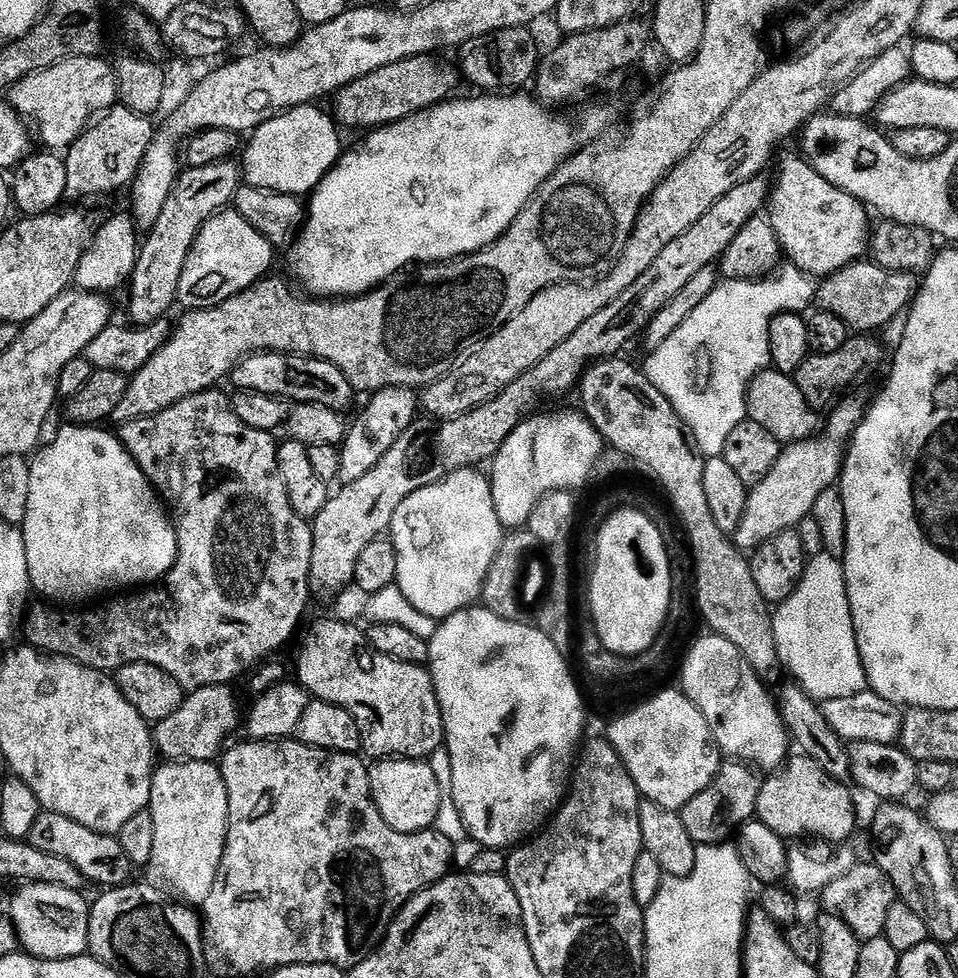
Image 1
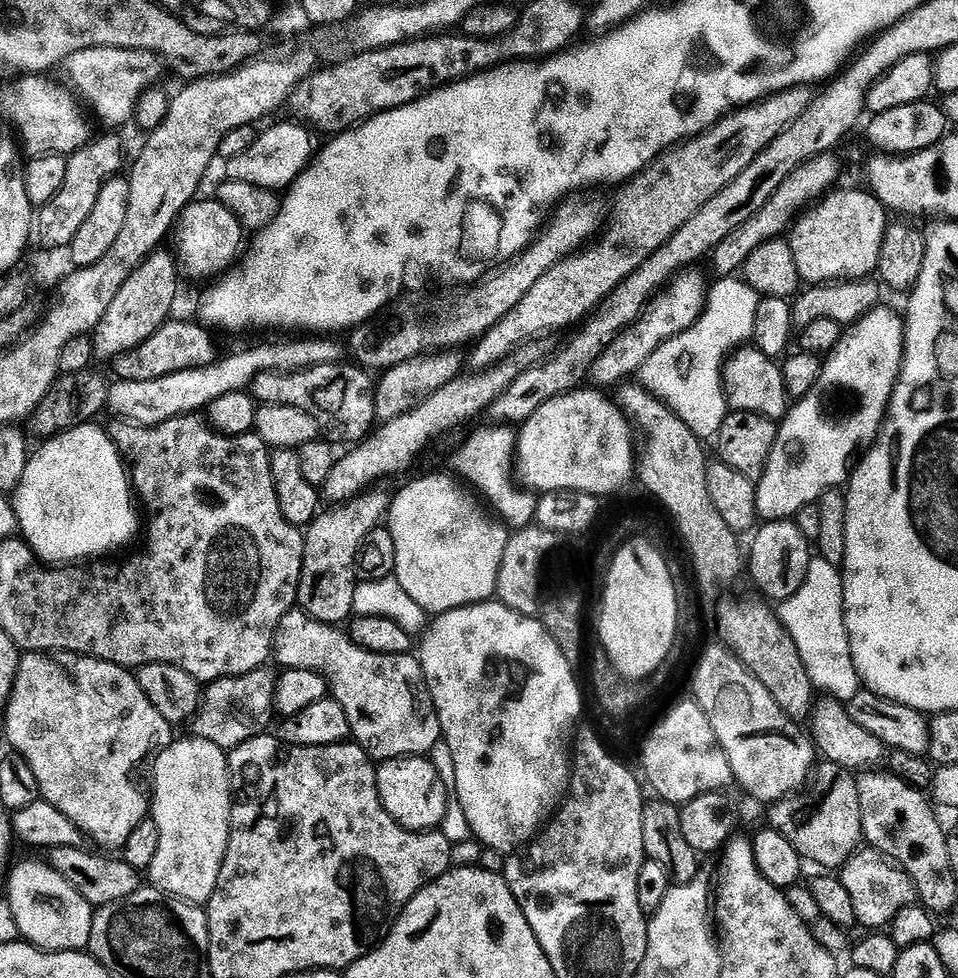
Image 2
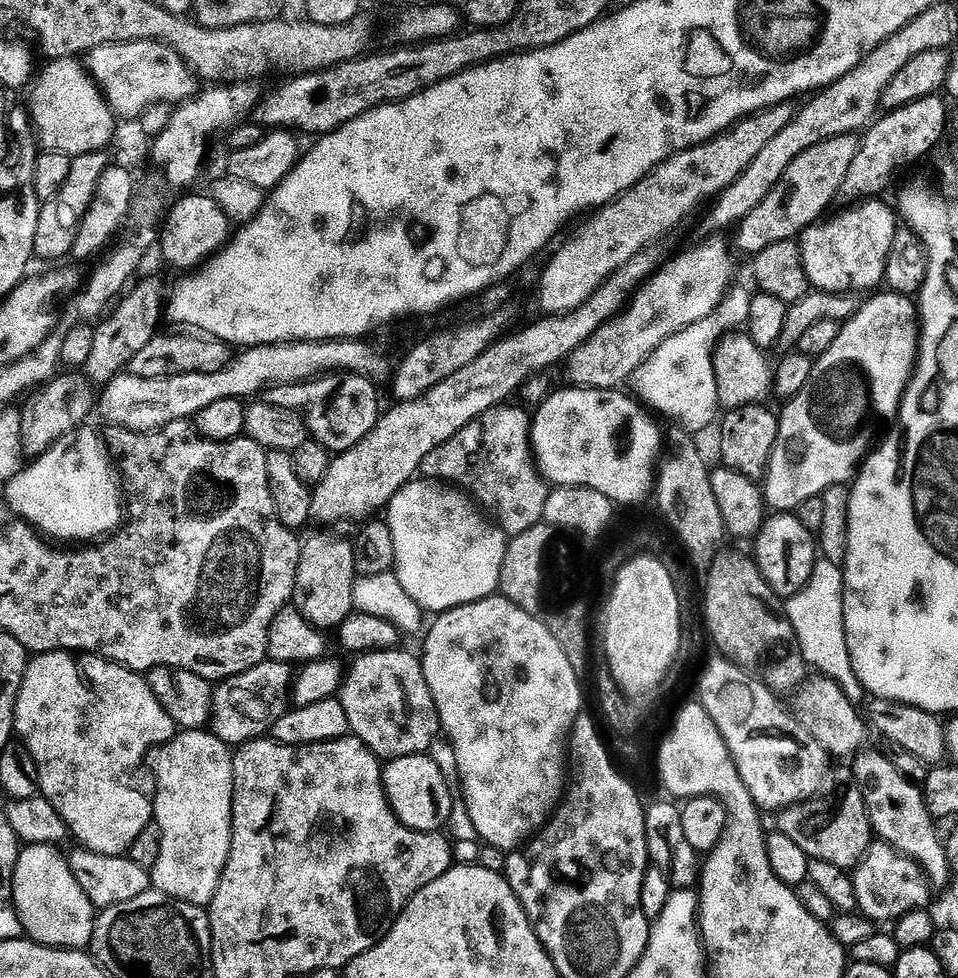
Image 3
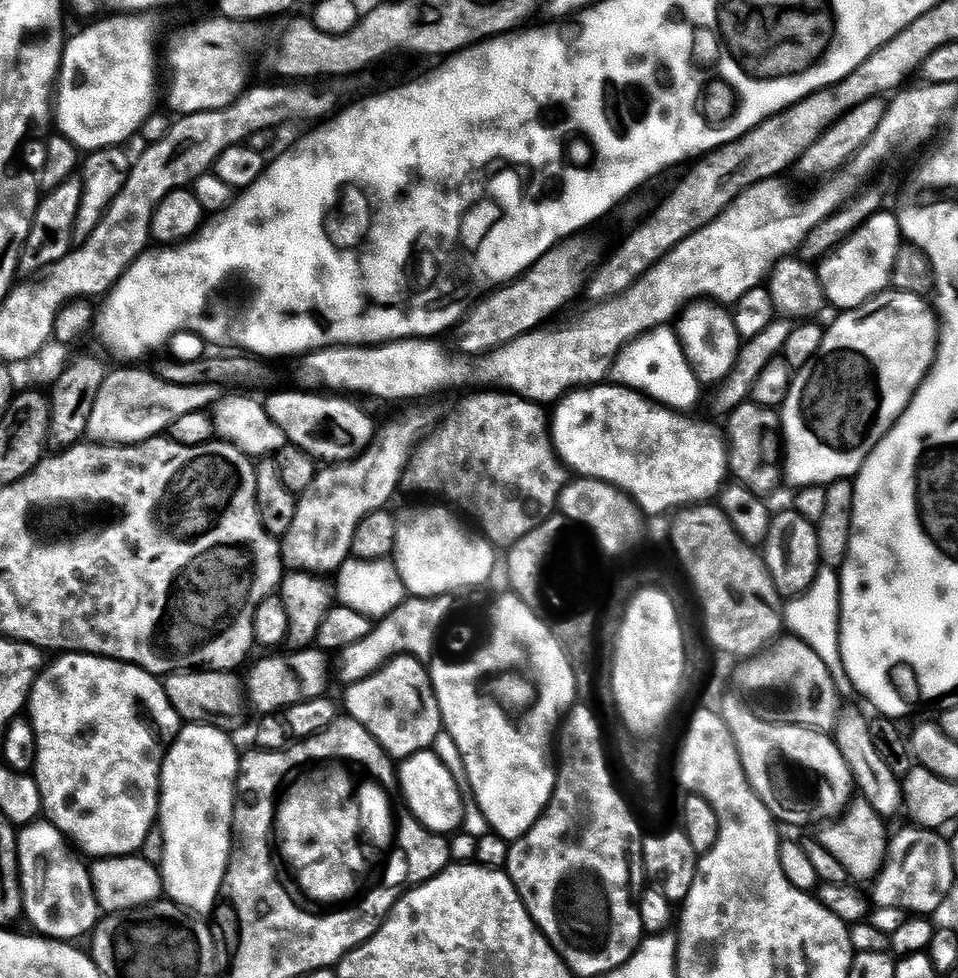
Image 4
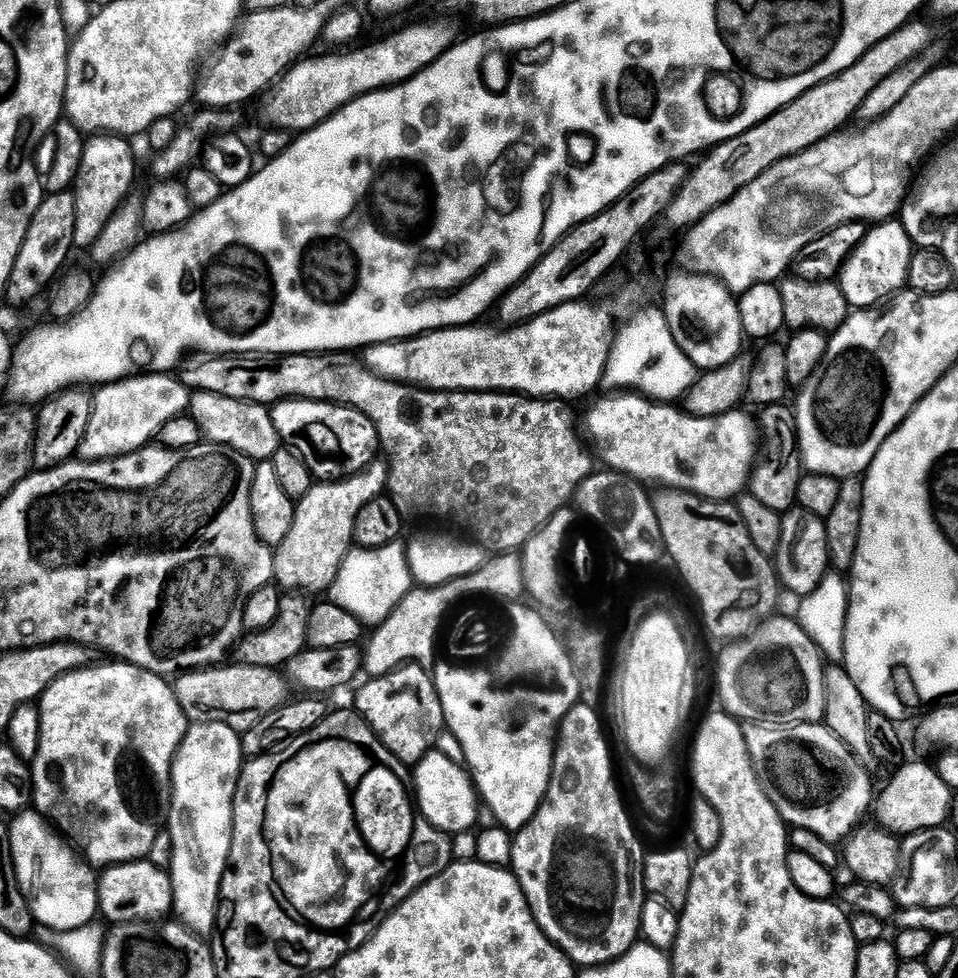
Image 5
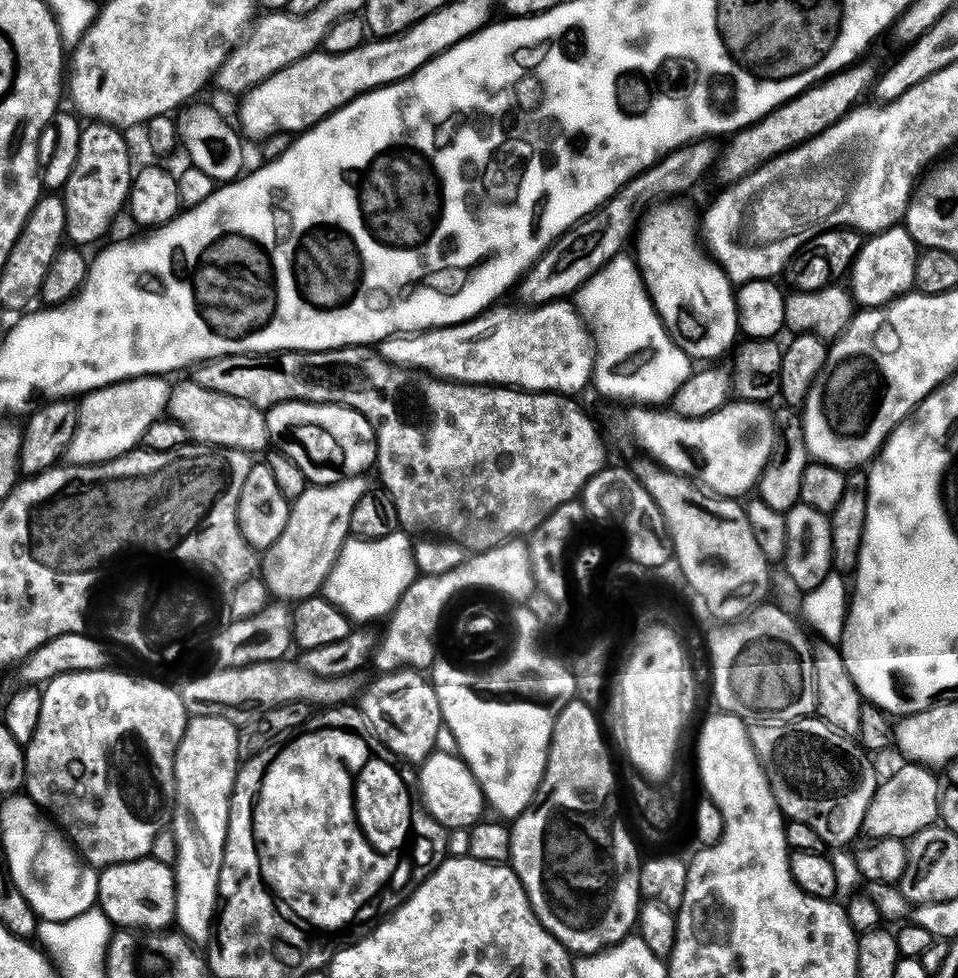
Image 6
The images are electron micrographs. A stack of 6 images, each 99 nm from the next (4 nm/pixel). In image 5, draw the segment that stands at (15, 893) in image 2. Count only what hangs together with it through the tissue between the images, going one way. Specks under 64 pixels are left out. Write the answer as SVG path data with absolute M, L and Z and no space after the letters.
M25 810L11 821L10 846L18 882L22 886L24 897L28 899L32 919L37 925L45 924L45 929L54 932L69 932L97 919L97 873L39 812Z

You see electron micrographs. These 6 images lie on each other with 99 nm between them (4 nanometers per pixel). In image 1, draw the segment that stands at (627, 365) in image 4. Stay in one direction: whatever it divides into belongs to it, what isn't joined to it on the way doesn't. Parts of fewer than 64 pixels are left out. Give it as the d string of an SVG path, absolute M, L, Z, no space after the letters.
M788 270L785 276L763 280L724 280L707 298L674 330L666 339L655 345L656 353L648 360L646 375L648 381L674 406L674 410L684 419L701 456L723 456L726 437L738 422L748 415L748 386L757 372L763 372L771 365L770 322L780 312L803 313L813 303L816 284L803 272Z

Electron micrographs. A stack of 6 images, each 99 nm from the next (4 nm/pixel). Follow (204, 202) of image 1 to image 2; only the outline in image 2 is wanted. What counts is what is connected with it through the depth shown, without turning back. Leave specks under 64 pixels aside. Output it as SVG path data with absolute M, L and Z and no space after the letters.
M157 250L144 260L126 278L122 290L118 290L110 310L102 318L95 332L91 333L94 350L101 357L111 358L120 352L134 350L134 346L142 346L150 334L154 334L173 315L172 307L176 304L176 291L180 288L182 272L178 267L178 260L165 250Z

